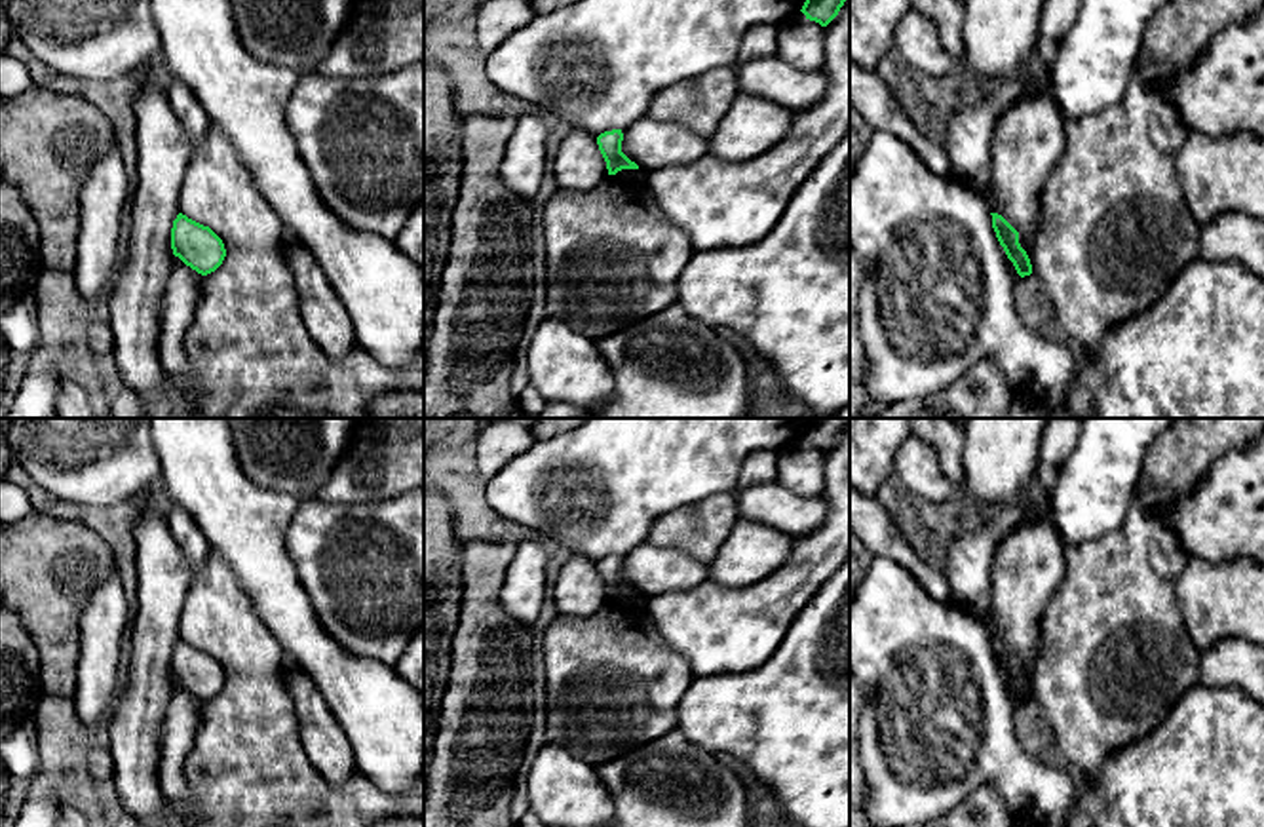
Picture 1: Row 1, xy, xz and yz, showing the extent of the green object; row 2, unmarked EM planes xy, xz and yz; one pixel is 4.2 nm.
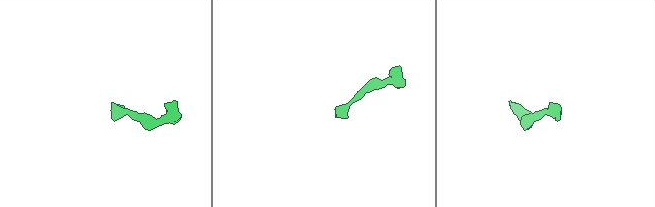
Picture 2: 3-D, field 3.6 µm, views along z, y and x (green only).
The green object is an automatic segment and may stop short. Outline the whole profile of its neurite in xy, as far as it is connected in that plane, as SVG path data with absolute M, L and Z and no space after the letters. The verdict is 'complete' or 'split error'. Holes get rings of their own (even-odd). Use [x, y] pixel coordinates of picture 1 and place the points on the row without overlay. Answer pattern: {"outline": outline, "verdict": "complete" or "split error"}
{"outline": "M182 639L173 646L171 675L175 683L201 702L215 698L226 683L222 665L209 652Z", "verdict": "complete"}

